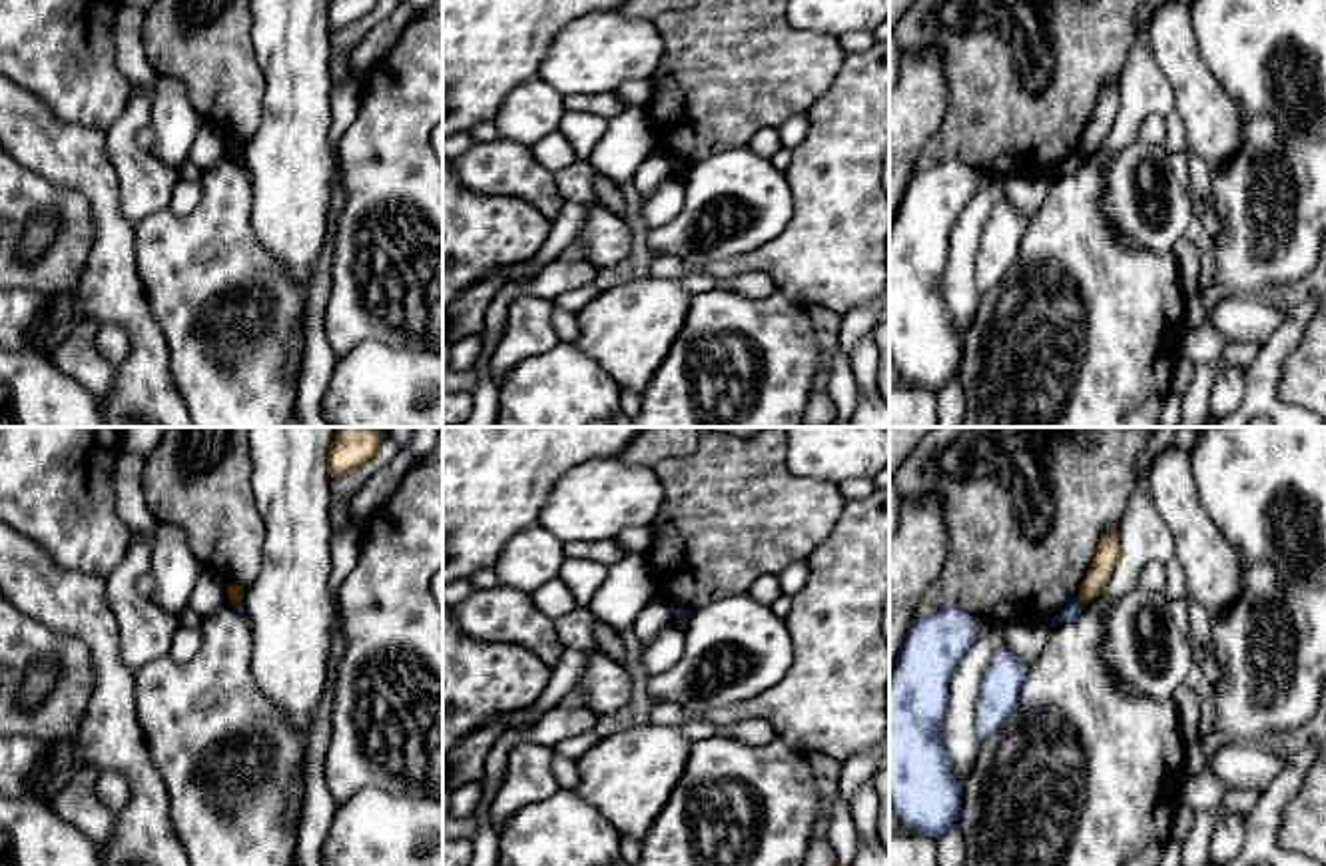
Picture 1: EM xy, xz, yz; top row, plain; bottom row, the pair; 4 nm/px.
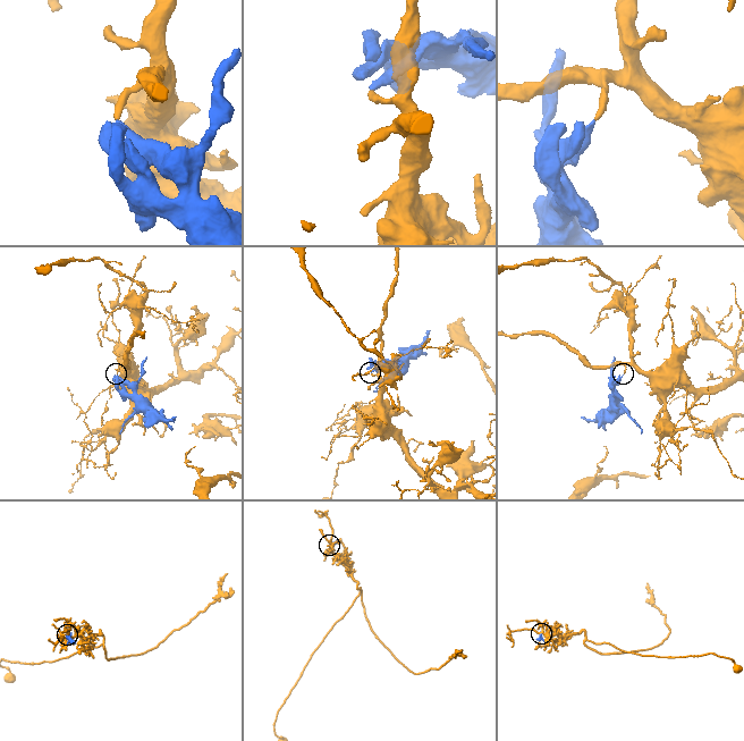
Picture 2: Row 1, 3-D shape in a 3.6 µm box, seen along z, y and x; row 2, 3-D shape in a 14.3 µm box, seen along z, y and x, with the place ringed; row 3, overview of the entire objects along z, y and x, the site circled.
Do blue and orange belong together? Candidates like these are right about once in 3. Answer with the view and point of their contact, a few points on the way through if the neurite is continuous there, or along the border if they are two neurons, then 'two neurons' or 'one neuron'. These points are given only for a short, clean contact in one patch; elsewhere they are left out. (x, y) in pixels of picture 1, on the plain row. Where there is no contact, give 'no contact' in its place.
contact yz (1081, 154); border yz (1077, 150), (1085, 156); two neurons

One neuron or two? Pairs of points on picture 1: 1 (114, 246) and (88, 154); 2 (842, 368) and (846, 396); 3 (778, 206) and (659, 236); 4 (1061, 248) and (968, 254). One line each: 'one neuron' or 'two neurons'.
1: one neuron
2: one neuron
3: one neuron
4: two neurons

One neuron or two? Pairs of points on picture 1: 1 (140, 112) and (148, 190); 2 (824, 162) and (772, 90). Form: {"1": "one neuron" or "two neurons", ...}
{"1": "one neuron", "2": "two neurons"}

